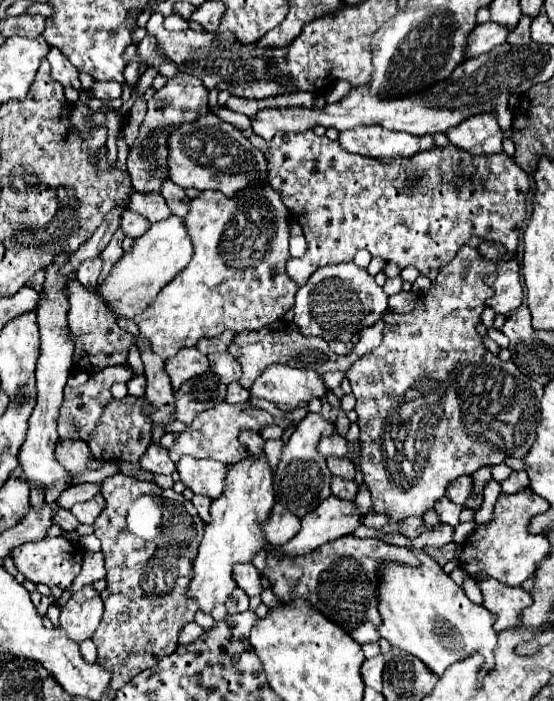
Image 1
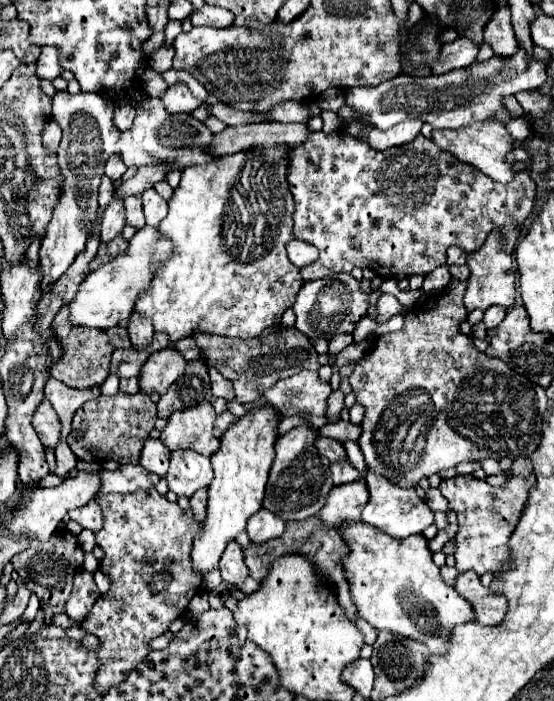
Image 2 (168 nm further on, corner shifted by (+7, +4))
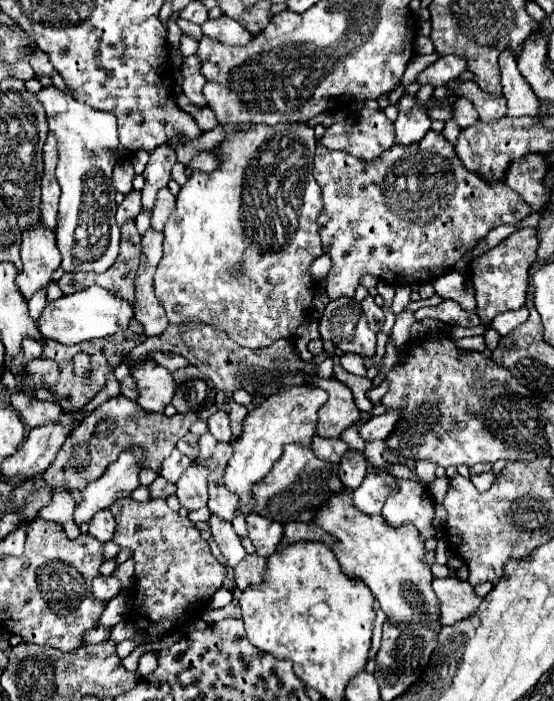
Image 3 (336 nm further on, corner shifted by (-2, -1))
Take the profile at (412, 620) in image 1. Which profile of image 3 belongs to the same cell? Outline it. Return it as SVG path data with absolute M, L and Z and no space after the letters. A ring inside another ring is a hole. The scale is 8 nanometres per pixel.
M348 489L332 497L332 501L320 509L316 523L340 539L334 553L342 565L342 571L348 577L356 577L368 585L390 623L420 623L440 633L440 601L430 587L432 571L424 561L424 539L414 525L402 525L394 529L386 525L380 515L360 513L354 507L352 493Z

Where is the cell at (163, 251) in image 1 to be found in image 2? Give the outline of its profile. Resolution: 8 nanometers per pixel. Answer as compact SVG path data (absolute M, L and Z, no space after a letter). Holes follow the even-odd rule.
M145 226L137 230L137 234L129 240L129 254L117 256L115 260L105 264L99 272L91 272L83 280L83 284L79 284L75 298L67 304L71 326L107 330L117 326L119 320L127 320L133 312L139 292L149 286L155 266L169 260L169 256L171 256L171 242L161 238L157 228Z

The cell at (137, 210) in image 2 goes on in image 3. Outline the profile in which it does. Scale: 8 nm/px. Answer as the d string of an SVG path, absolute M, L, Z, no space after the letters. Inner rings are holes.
M160 145L150 153L146 171L142 173L146 179L146 185L142 189L142 209L152 211L156 203L156 193L168 185L170 181L170 169L176 163L176 153L170 145Z

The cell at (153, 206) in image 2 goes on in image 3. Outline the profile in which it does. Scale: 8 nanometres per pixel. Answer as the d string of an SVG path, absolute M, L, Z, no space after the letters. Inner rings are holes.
M168 187L160 189L158 201L156 201L154 209L152 209L152 227L154 227L156 231L162 231L166 219L172 215L174 209L176 209L176 197L170 193Z

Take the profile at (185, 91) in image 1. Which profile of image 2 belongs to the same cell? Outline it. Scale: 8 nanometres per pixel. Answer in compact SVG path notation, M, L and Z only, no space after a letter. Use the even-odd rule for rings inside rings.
M177 82L173 86L167 88L167 92L161 96L161 100L165 102L165 108L175 114L175 112L193 112L195 108L201 106L201 102L197 98L193 98L193 94L189 92L189 88L183 82Z

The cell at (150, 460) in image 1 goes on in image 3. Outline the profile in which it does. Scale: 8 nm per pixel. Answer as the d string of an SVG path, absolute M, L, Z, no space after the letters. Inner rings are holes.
M174 449L174 451L170 453L170 457L166 457L166 459L162 461L162 471L160 471L160 475L162 475L166 481L176 483L178 477L180 477L180 473L182 473L190 463L192 463L192 461L190 461L186 455L182 455L178 449Z

